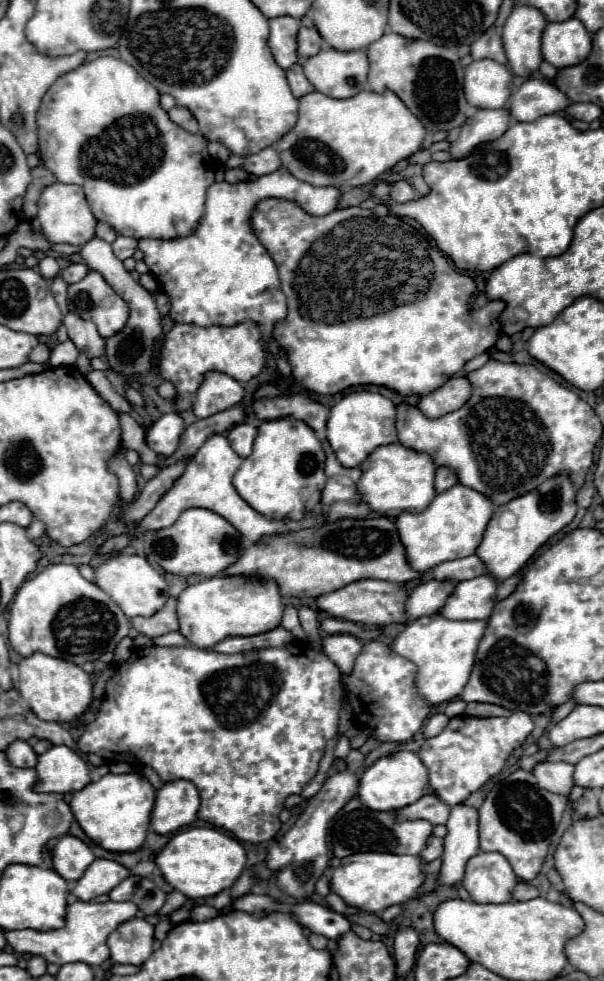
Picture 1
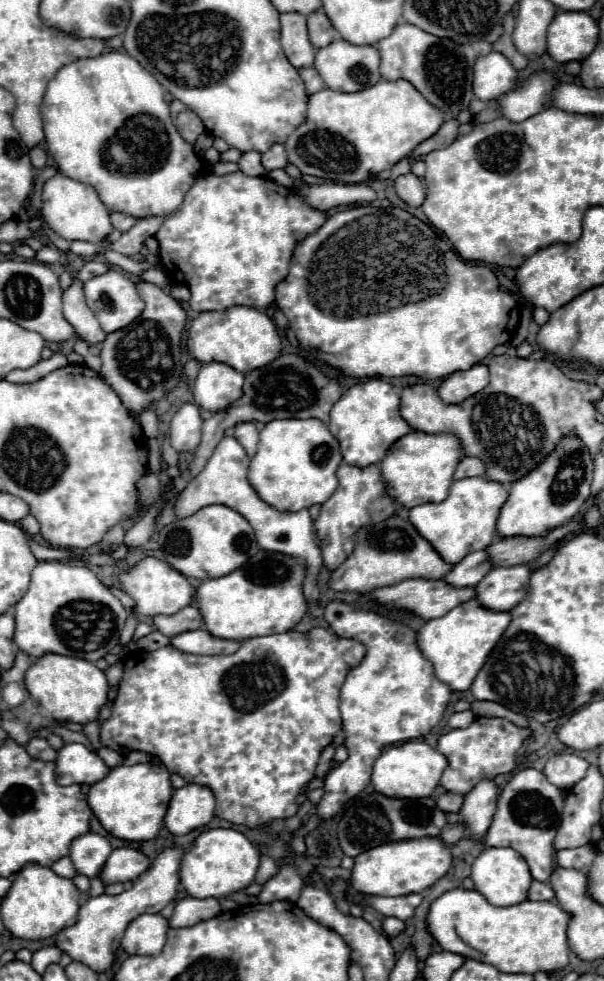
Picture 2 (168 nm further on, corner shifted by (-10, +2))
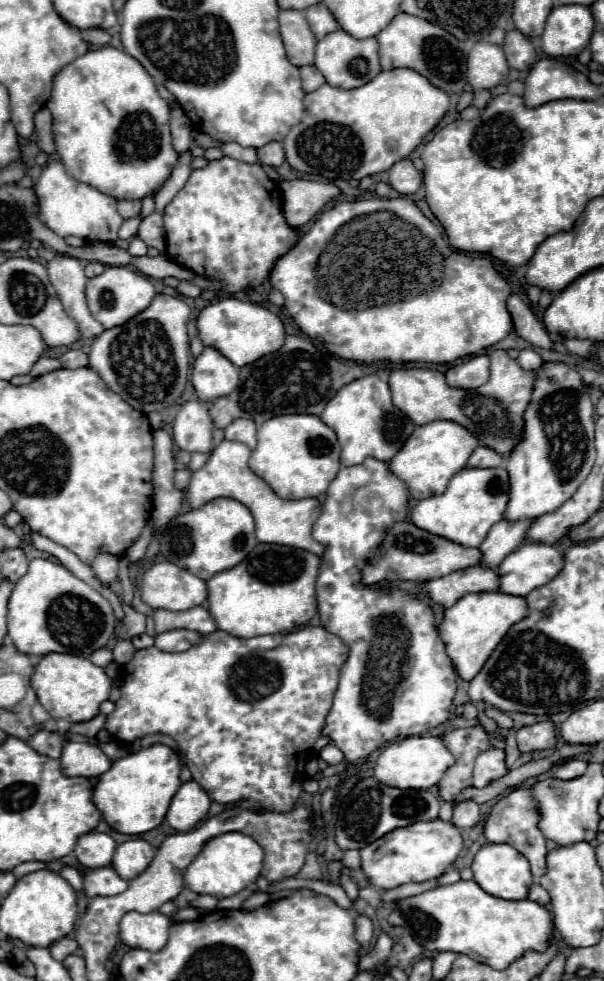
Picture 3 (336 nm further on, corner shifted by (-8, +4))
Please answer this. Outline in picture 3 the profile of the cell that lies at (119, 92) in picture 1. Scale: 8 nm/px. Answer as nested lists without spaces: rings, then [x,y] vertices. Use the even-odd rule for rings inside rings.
[[[112,46],[88,50],[84,56],[64,66],[54,78],[46,108],[54,118],[52,132],[56,152],[68,174],[78,182],[86,182],[116,200],[144,200],[146,196],[156,194],[172,176],[178,154],[170,138],[170,106],[160,98],[156,84],[144,66],[124,50]]]

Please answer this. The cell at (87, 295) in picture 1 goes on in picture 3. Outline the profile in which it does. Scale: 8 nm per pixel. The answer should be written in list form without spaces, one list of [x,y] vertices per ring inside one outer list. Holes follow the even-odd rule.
[[[108,266],[104,270],[104,274],[90,278],[86,284],[88,308],[90,308],[92,316],[104,328],[114,328],[114,326],[128,322],[130,318],[134,318],[138,312],[142,312],[150,304],[154,294],[156,294],[156,290],[154,290],[152,282],[128,266]]]

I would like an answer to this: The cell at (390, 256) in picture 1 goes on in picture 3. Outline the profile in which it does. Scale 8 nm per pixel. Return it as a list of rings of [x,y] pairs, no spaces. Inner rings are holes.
[[[372,198],[372,200],[354,200],[354,202],[336,202],[330,210],[324,210],[314,226],[300,238],[298,246],[292,248],[286,256],[282,256],[272,272],[270,272],[270,284],[272,288],[280,290],[286,298],[286,310],[294,318],[294,322],[300,326],[304,334],[308,334],[312,340],[320,340],[324,344],[330,344],[330,352],[338,358],[352,360],[352,362],[428,362],[428,364],[450,364],[464,356],[474,356],[486,350],[488,346],[498,344],[504,340],[512,330],[512,316],[506,310],[506,300],[510,298],[512,290],[508,282],[498,274],[490,258],[470,258],[462,252],[456,252],[450,248],[448,238],[444,236],[444,230],[436,226],[432,220],[428,220],[414,202],[406,198]]]

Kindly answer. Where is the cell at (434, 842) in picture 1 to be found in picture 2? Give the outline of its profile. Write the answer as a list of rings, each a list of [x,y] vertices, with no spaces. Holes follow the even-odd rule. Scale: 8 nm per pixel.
[[[456,822],[456,824],[446,824],[446,828],[442,830],[440,838],[446,840],[446,844],[454,846],[454,844],[464,836],[464,834],[466,834],[466,826],[464,826],[462,822]]]

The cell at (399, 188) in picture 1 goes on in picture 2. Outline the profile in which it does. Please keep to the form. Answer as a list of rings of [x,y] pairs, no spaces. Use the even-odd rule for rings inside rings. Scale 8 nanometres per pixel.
[[[412,172],[398,176],[396,178],[396,194],[408,204],[408,206],[420,206],[426,198],[424,194],[424,184],[418,176],[414,176]]]

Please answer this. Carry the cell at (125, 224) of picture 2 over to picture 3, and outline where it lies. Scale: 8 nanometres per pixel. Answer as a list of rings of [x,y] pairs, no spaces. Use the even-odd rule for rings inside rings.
[[[120,200],[118,202],[118,214],[124,218],[124,220],[128,220],[128,218],[134,218],[134,216],[138,216],[140,214],[140,200],[136,200],[136,202],[132,202],[132,200]]]

